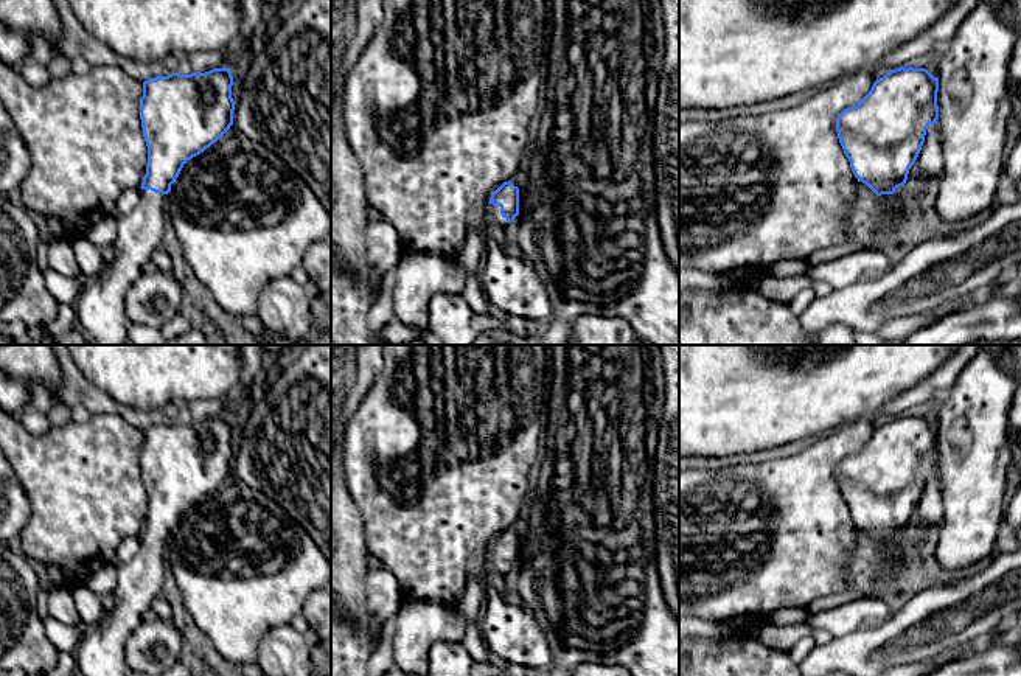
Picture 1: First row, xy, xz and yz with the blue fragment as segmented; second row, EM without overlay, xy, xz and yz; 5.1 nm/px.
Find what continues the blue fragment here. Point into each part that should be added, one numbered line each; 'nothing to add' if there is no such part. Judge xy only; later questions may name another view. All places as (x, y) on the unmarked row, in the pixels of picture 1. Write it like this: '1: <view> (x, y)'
1: xy (100, 651)

